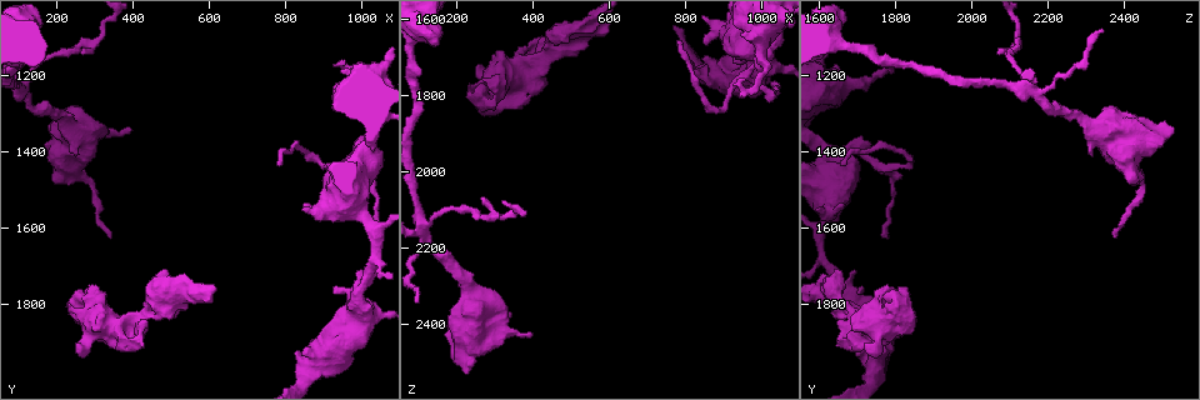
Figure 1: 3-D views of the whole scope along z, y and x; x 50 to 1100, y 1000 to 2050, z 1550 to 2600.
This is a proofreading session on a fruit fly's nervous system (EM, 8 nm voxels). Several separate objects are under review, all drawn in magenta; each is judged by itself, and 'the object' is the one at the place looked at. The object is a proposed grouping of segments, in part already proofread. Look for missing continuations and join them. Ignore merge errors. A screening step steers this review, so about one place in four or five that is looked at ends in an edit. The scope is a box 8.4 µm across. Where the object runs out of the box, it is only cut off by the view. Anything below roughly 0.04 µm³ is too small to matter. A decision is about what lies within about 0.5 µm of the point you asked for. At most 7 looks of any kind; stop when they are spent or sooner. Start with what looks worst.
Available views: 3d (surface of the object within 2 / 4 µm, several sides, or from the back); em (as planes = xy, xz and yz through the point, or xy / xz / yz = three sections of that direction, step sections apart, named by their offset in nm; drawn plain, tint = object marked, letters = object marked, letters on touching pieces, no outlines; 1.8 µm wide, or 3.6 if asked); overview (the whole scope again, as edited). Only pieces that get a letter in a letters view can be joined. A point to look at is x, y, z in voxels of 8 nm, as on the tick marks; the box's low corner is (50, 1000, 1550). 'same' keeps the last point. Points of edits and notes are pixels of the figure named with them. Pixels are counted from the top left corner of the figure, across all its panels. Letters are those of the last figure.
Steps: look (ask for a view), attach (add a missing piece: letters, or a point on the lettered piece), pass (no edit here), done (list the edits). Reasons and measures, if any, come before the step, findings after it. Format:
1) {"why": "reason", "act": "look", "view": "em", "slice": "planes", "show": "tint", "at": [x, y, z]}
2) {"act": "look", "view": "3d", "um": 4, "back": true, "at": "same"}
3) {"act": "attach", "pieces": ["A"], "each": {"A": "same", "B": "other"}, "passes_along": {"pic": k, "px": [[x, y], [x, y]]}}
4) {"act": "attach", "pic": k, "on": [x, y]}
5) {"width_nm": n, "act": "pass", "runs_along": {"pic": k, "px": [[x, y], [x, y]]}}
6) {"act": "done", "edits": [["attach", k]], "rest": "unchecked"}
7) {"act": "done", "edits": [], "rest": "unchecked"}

{"why": "sudden change in width", "act": "look", "view": "3d", "um": 4, "at": [955, 1430, 1750]}

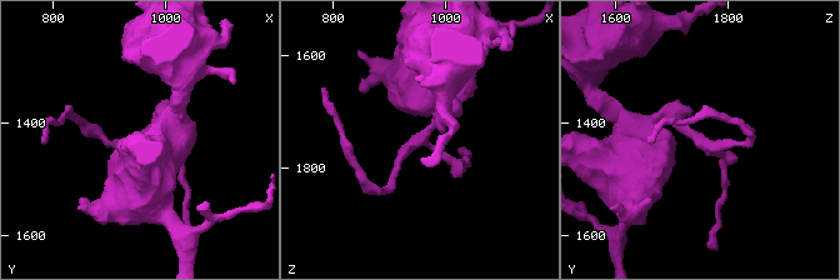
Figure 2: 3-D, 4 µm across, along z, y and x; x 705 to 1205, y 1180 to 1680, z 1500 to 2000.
{"act": "look", "view": "em", "slice": "planes", "show": "letters", "at": [960, 1430, 1740]}

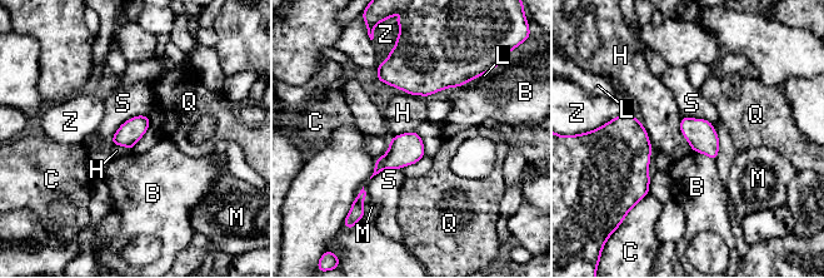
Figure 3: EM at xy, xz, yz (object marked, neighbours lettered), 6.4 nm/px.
{"width_nm": 150, "act": "pass", "each": {"B": "other", "C": "other", "H": "other", "L": "other", "M": "other", "Q": "other", "S": "other", "Z": "other"}, "border": {"pic": 3, "px": [[682, 117], [680, 133], [693, 150]]}, "found": "no lettered piece goes on from it"}

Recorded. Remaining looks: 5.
{"why": "arms run side by side", "act": "look", "view": "3d", "um": 2, "at": [430, 1820, 1695]}

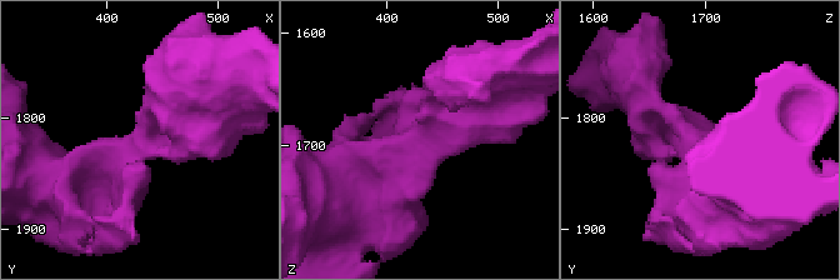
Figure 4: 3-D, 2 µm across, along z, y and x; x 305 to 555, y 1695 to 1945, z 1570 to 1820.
{"act": "look", "view": "em", "slice": "planes", "show": "plain", "at": [438, 1822, 1692]}

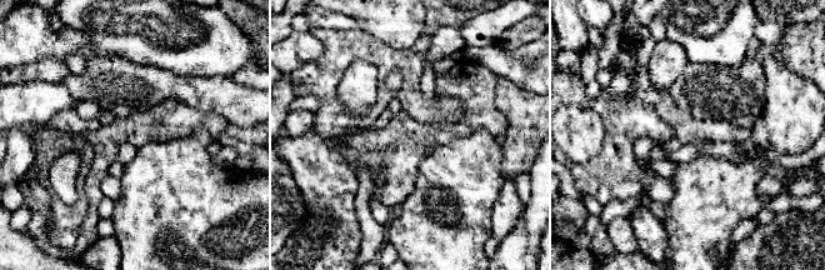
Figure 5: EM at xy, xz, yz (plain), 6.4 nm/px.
{"why": "what lies round it", "act": "look", "view": "em", "slice": "planes", "show": "letters", "at": "same"}

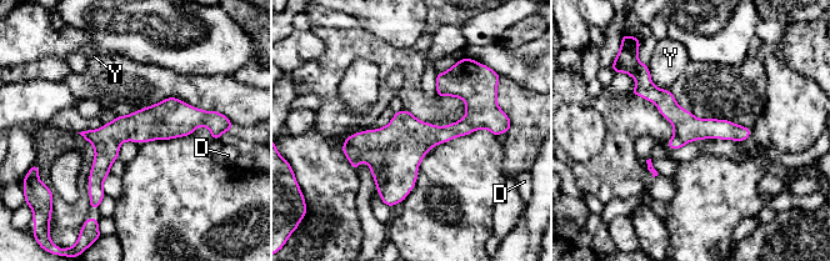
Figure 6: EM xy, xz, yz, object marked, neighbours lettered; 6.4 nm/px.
{"act": "pass", "each": {"D": "other", "Y": "other"}, "border": {"pic": 6, "px": [[646, 65], [650, 80], [669, 90]]}, "found": "none of them fits"}

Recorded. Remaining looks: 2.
{"act": "look", "view": "3d", "um": 2, "back": true, "at": [220, 1345, 2535]}

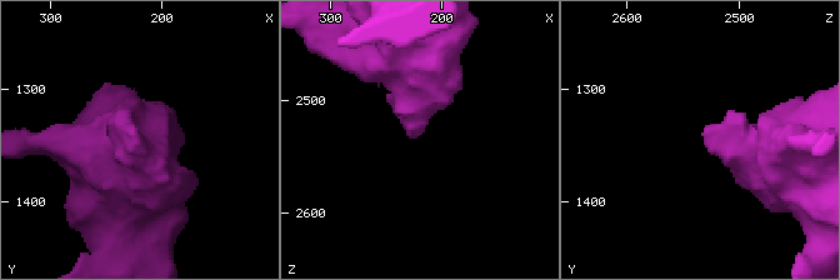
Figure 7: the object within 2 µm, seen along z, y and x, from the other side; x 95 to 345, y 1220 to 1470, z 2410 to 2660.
{"why": "shape alone is not enough", "act": "look", "view": "em", "slice": "planes", "show": "letters", "at": [220, 1338, 2530]}

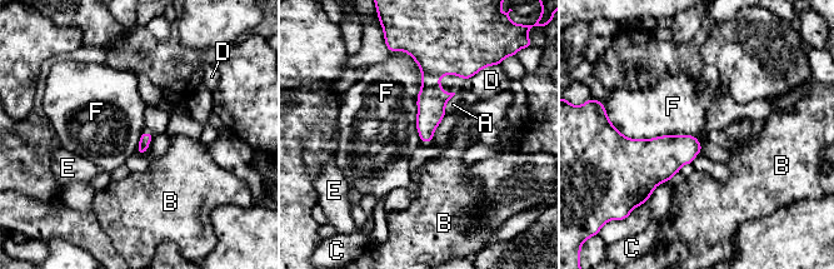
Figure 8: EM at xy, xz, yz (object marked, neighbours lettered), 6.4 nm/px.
{"act": "pass", "each": {"A": "other", "B": "other", "C": "other", "D": "other", "E": "other", "F": "other"}, "found": "no lettered piece goes on from it"}

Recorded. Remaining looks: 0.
{"act": "done", "edits": [], "rest": "unchecked"}

